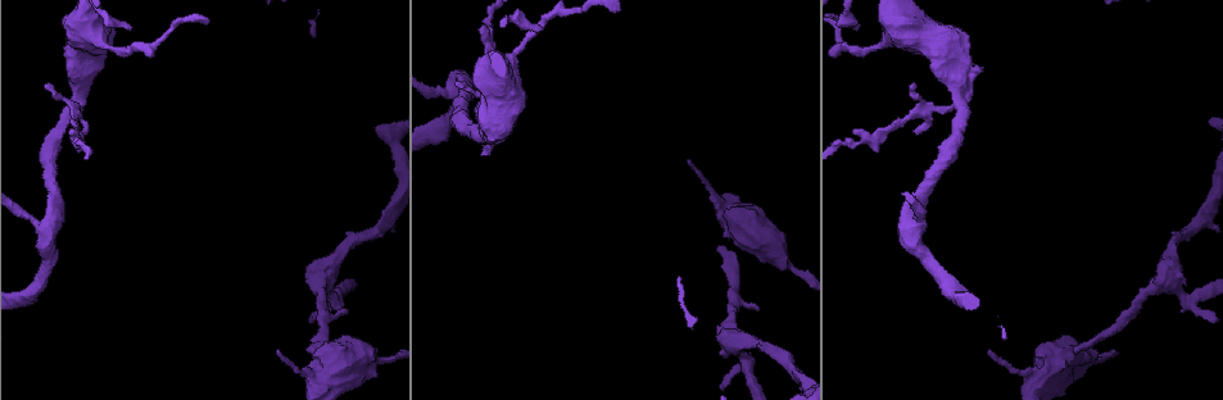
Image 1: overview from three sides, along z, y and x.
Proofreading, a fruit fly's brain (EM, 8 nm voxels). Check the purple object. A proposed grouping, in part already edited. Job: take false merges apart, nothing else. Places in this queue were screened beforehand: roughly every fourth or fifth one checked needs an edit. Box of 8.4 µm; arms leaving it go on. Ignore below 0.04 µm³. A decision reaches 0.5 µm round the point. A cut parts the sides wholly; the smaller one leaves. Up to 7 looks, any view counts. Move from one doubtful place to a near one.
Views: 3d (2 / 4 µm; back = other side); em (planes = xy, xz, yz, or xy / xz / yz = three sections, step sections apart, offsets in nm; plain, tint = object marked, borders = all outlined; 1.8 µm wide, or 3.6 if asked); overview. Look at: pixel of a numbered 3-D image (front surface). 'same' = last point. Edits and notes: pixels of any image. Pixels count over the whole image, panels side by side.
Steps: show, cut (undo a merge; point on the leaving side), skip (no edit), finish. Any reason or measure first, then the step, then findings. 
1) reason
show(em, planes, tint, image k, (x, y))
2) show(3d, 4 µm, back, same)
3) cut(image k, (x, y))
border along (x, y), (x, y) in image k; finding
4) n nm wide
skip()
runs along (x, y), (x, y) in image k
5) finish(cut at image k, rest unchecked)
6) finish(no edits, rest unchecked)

thick turns thin
show(em, planes, tint, image 1, (333, 362))

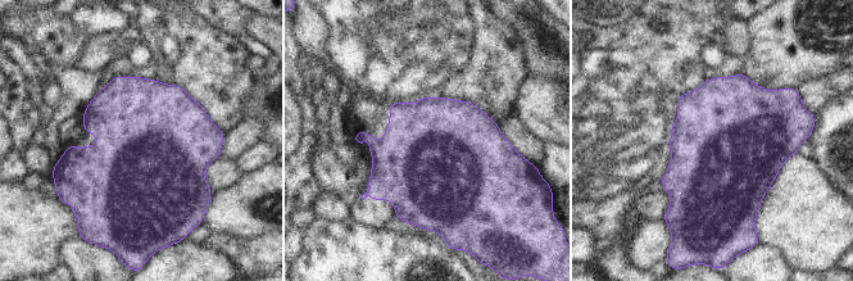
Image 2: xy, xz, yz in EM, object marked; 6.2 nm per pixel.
700 nm wide
skip()
one neuron here

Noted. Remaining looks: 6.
calibre changes
show(em, xz, step 8, tint, image 1, (759, 346))

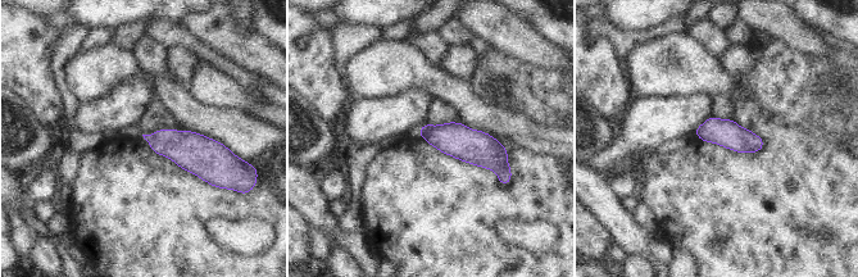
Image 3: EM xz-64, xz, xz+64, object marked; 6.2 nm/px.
cut it another way
show(em, planes, tint, same)

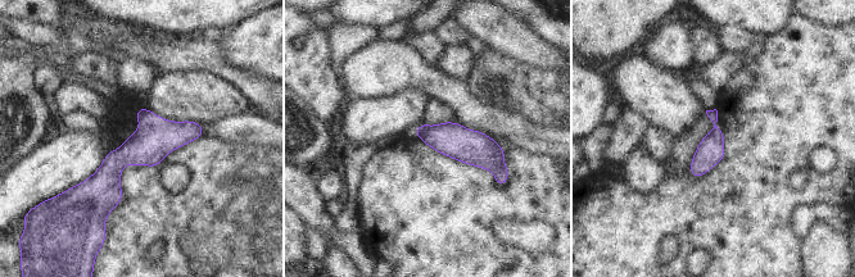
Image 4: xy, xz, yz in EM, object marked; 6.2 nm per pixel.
skip()
runs along (199, 127), (129, 153), (100, 201) in image 4; all the same neuron

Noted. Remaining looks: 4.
calibre changes
show(3d, 4 µm, back, image 1, (512, 63))

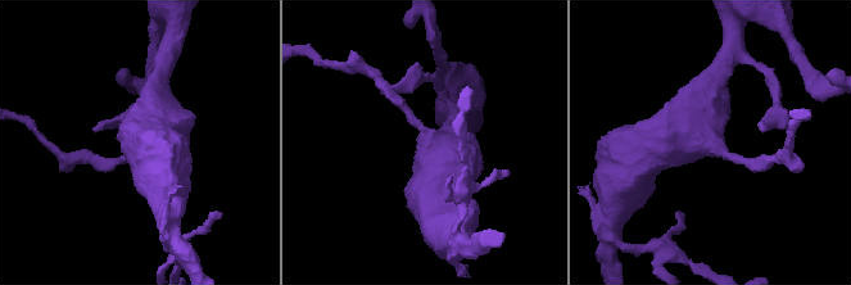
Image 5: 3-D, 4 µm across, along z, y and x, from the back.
show(em, 3.6 µm, xz, step 8, tint, image 5, (430, 142))

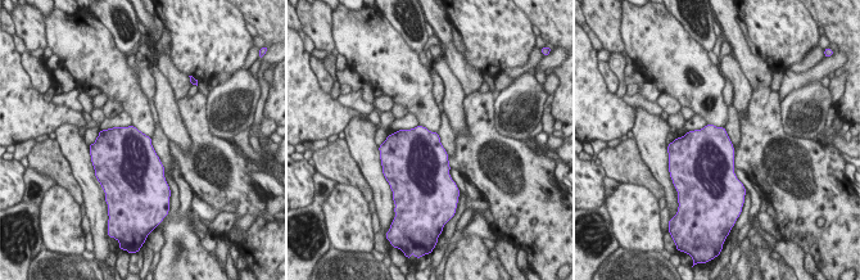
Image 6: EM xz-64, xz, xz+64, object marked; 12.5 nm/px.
400 nm wide
skip()
one neuron here

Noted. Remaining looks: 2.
finish(no edits, rest unchecked)

